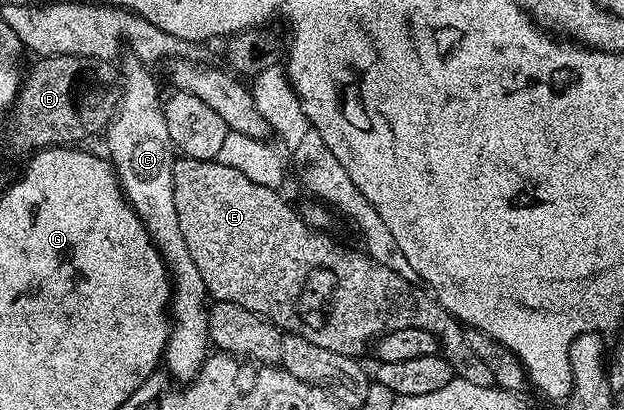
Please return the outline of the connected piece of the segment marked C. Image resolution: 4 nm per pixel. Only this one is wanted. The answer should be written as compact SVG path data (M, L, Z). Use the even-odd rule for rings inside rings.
M132 55L126 57L126 61L119 65L121 97L119 93L113 116L103 130L103 138L105 137L105 145L109 148L108 160L112 161L113 170L117 172L117 179L121 182L122 193L145 224L145 230L165 261L171 282L171 328L165 344L163 365L168 376L177 380L174 382L188 383L195 380L201 365L211 353L207 294L203 275L199 275L199 267L195 267L195 262L191 260L191 251L187 251L187 243L183 243L183 231L179 231L179 215L175 215L175 150L171 131L167 131L161 89L157 86L151 71L153 69L148 64Z

